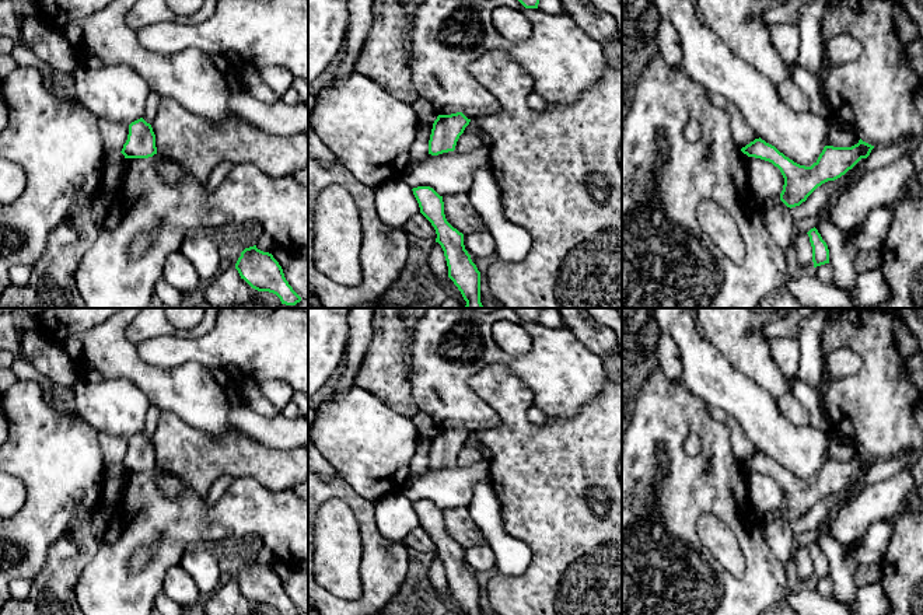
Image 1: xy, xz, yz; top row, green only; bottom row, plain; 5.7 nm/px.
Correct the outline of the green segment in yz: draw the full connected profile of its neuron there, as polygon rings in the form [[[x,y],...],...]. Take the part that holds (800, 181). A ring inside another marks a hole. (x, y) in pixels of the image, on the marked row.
[[[755,139],[741,148],[748,157],[761,158],[777,167],[784,178],[780,200],[787,207],[800,206],[822,184],[835,181],[852,170],[861,158],[867,158],[874,146],[859,140],[852,147],[825,146],[811,165],[800,165],[765,140]]]

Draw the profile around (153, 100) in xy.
[[[151,91],[146,99],[143,119],[150,125],[153,125],[153,122],[157,118],[160,101],[161,101],[161,97],[154,91]]]

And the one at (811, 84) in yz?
[[[796,63],[789,66],[789,71],[790,80],[793,80],[808,98],[808,112],[826,120],[832,119],[833,113],[822,94],[822,77],[801,69]]]

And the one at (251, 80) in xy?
[[[244,64],[240,69],[241,83],[244,88],[256,99],[262,102],[277,102],[280,98],[273,92],[273,90],[266,85],[261,76],[259,70],[252,64]]]

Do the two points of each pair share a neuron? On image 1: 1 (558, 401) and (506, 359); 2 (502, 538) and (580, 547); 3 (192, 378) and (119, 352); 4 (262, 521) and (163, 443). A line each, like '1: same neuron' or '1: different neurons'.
1: same neuron
2: different neurons
3: same neuron
4: different neurons

